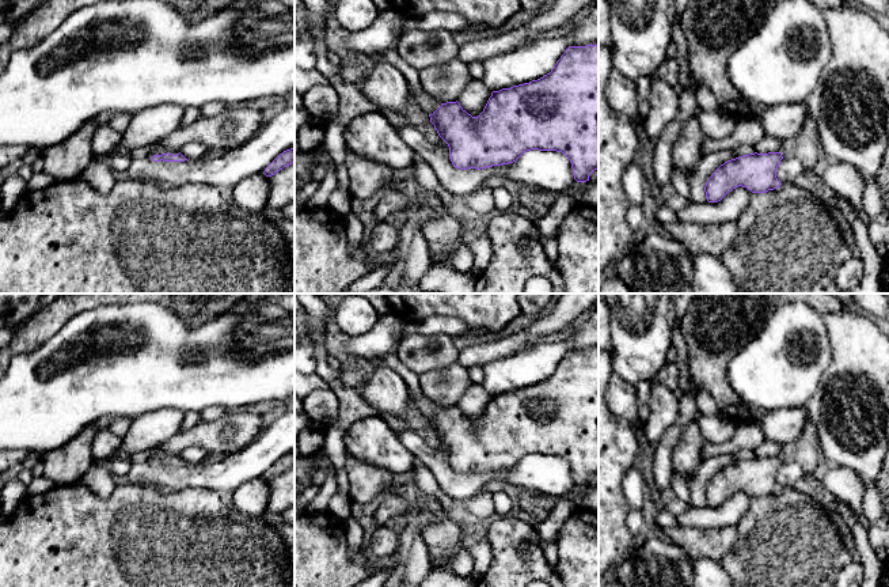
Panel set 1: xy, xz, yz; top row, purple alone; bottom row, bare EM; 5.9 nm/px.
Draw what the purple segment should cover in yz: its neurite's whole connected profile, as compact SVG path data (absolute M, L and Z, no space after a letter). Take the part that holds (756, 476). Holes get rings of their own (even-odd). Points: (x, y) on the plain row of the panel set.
M809 419L801 435L783 446L779 457L755 457L721 469L706 486L706 503L708 507L718 507L738 491L746 492L752 497L774 495L780 491L776 473L783 462L798 463L809 476L821 458L817 428Z

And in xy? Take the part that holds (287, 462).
M295 452L286 454L280 458L263 476L266 481L271 481L284 472L295 467Z

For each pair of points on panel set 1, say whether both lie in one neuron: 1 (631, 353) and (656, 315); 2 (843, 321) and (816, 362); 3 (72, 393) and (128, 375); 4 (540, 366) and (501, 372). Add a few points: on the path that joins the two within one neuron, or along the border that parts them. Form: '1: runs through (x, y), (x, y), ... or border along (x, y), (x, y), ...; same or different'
1: runs through (639, 344), (641, 330), (646, 325); same
2: border along (821, 315), (831, 349), (831, 363), (825, 372); different
3: runs through (86, 379), (90, 375), (114, 375); same
4: runs through (531, 366), (511, 372); same

